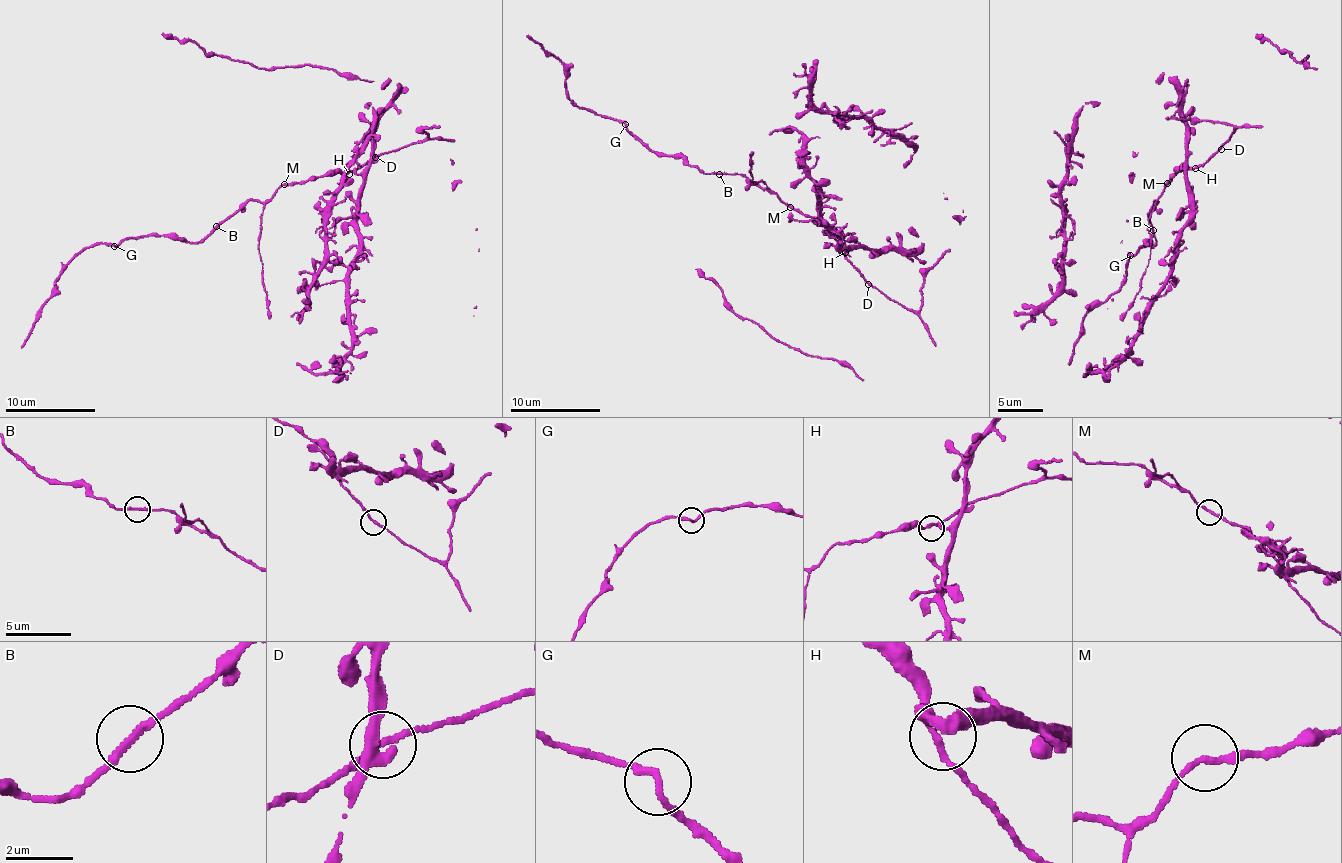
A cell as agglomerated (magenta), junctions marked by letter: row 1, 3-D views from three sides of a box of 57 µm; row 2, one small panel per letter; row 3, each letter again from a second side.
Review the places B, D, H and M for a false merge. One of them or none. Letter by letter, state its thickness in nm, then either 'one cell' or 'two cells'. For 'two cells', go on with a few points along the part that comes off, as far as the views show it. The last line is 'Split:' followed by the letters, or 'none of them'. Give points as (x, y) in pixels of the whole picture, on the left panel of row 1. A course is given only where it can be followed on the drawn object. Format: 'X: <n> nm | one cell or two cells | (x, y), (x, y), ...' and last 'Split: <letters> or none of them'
B: 180 nm | one cell
D: 160 nm | one cell
H: 190 nm | one cell
M: 180 nm | one cell
Split: none of them

